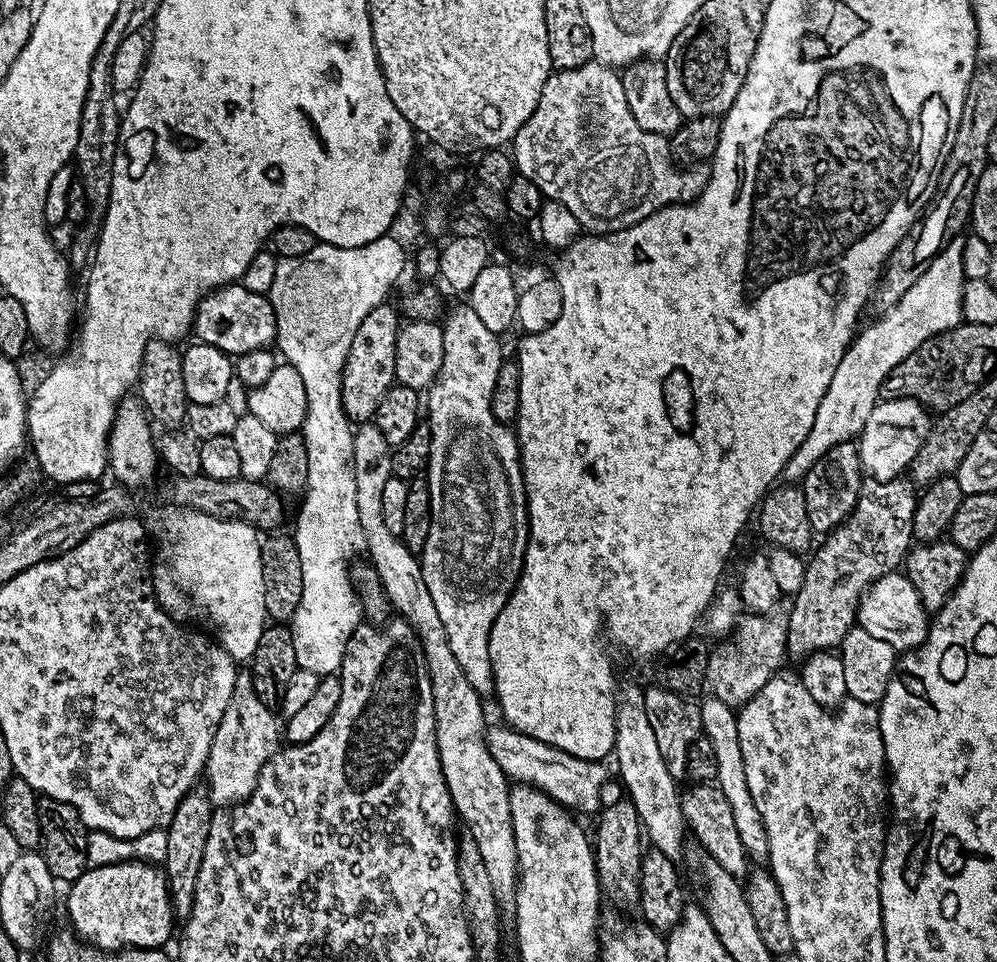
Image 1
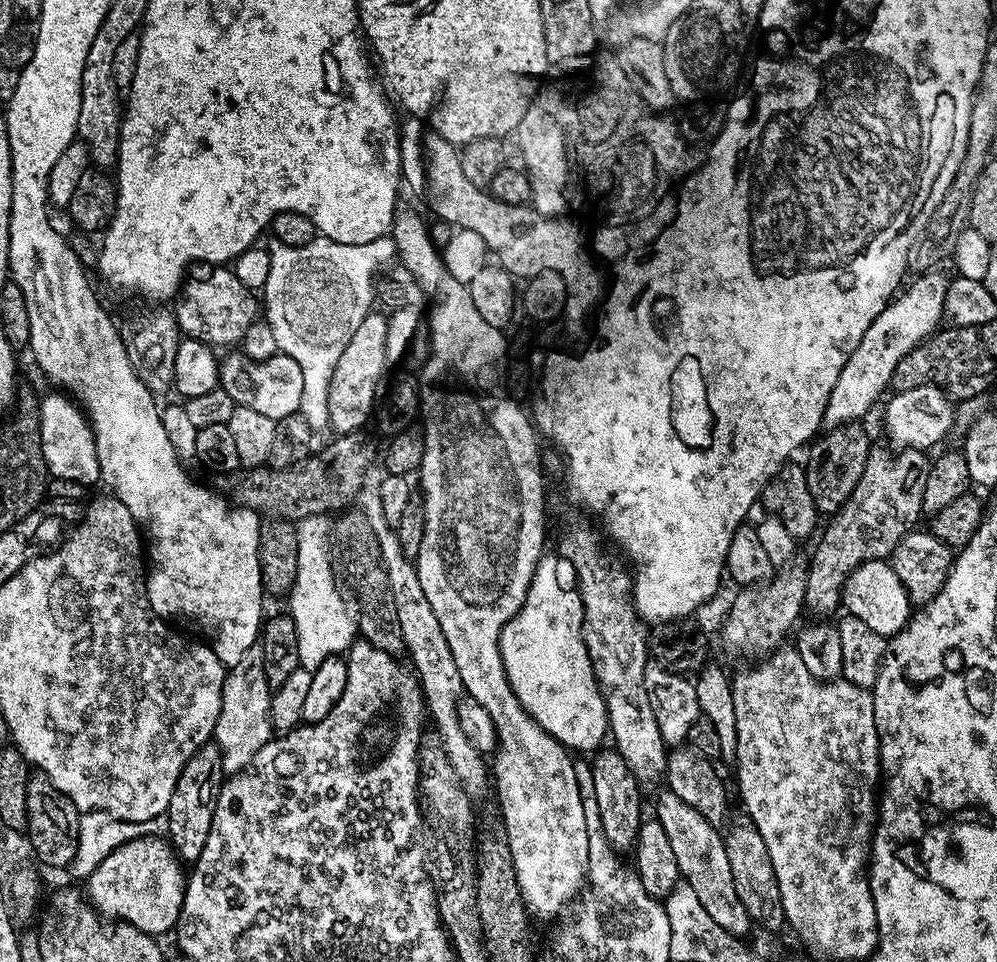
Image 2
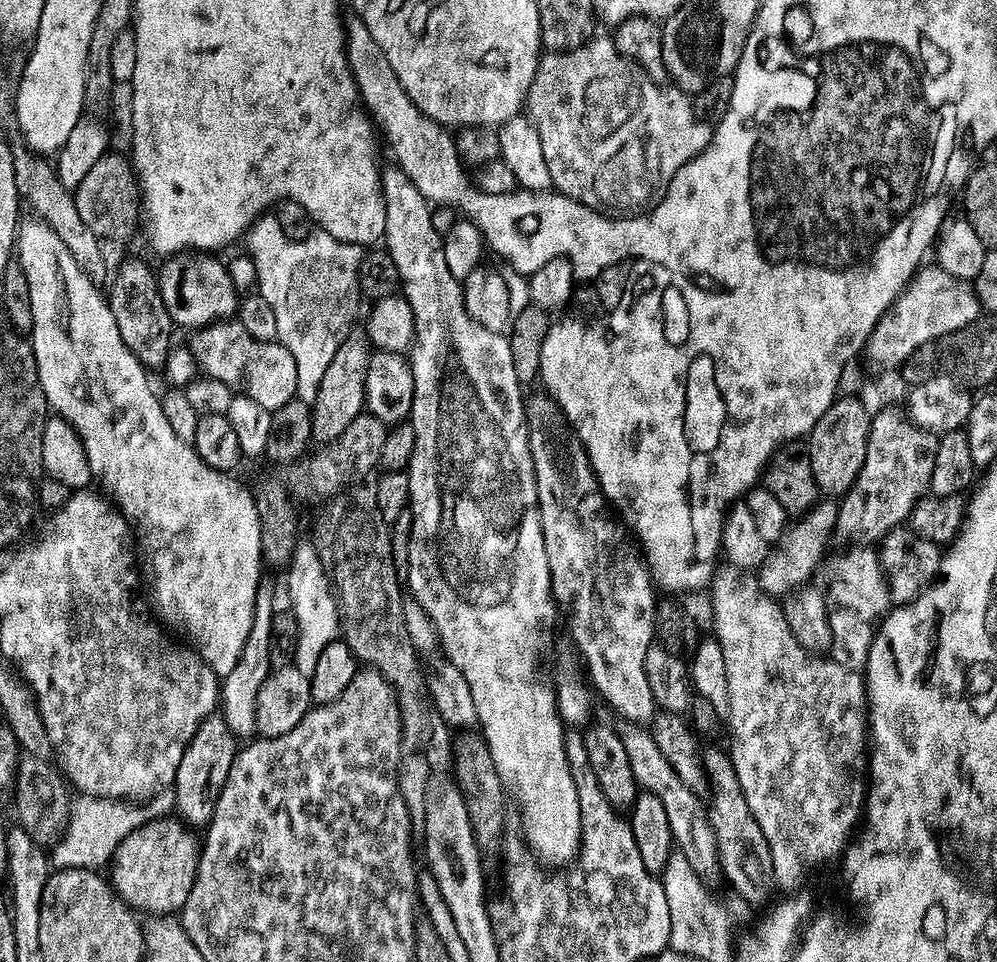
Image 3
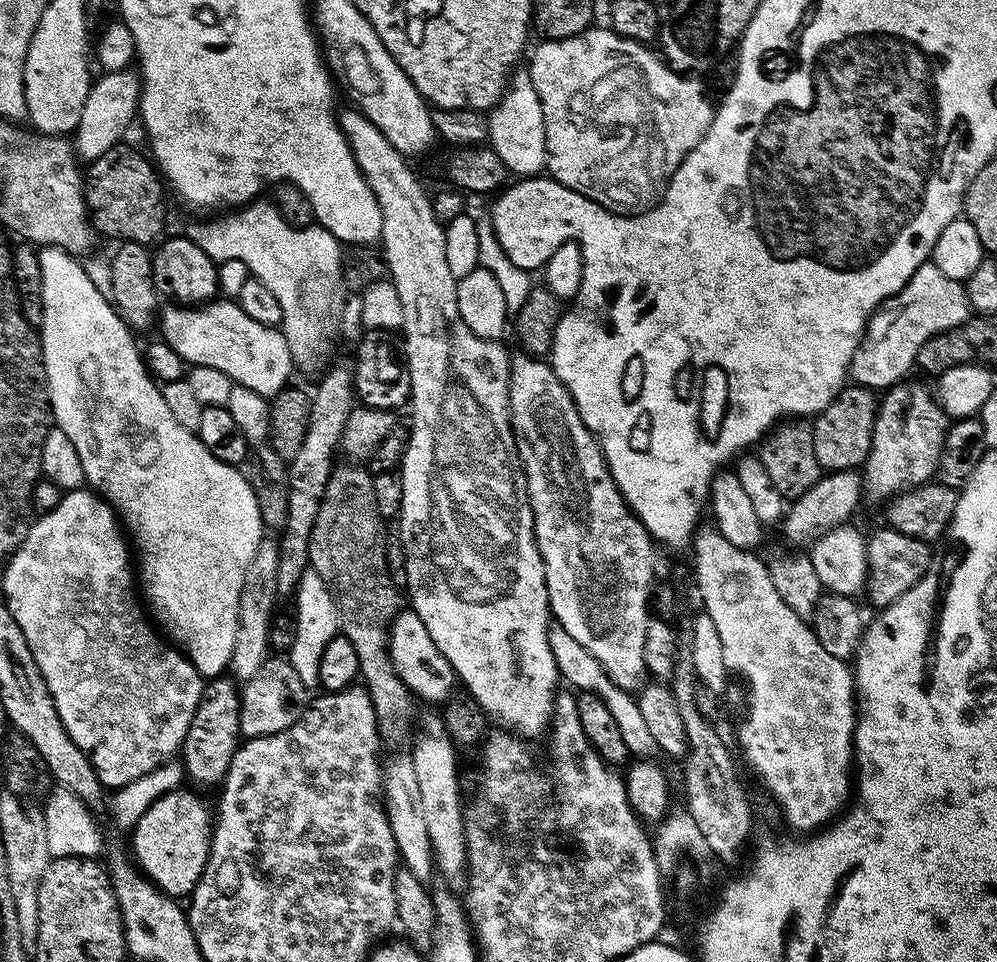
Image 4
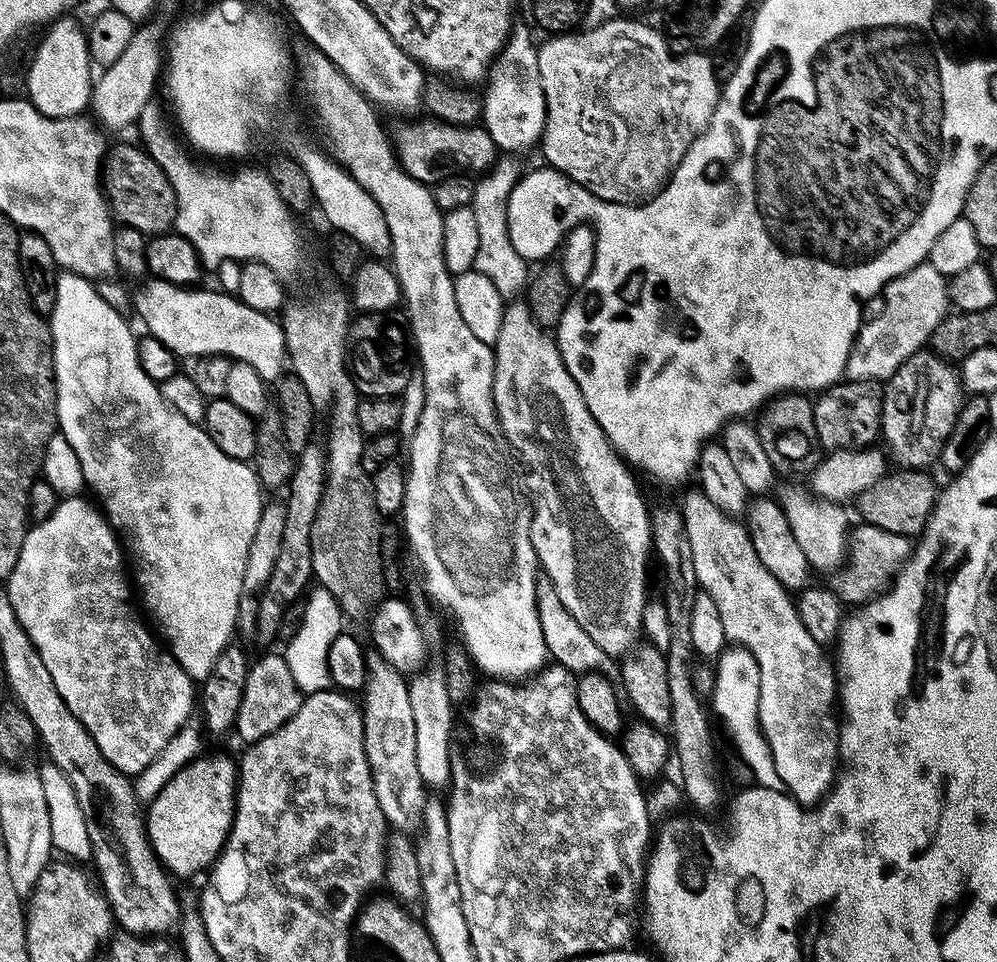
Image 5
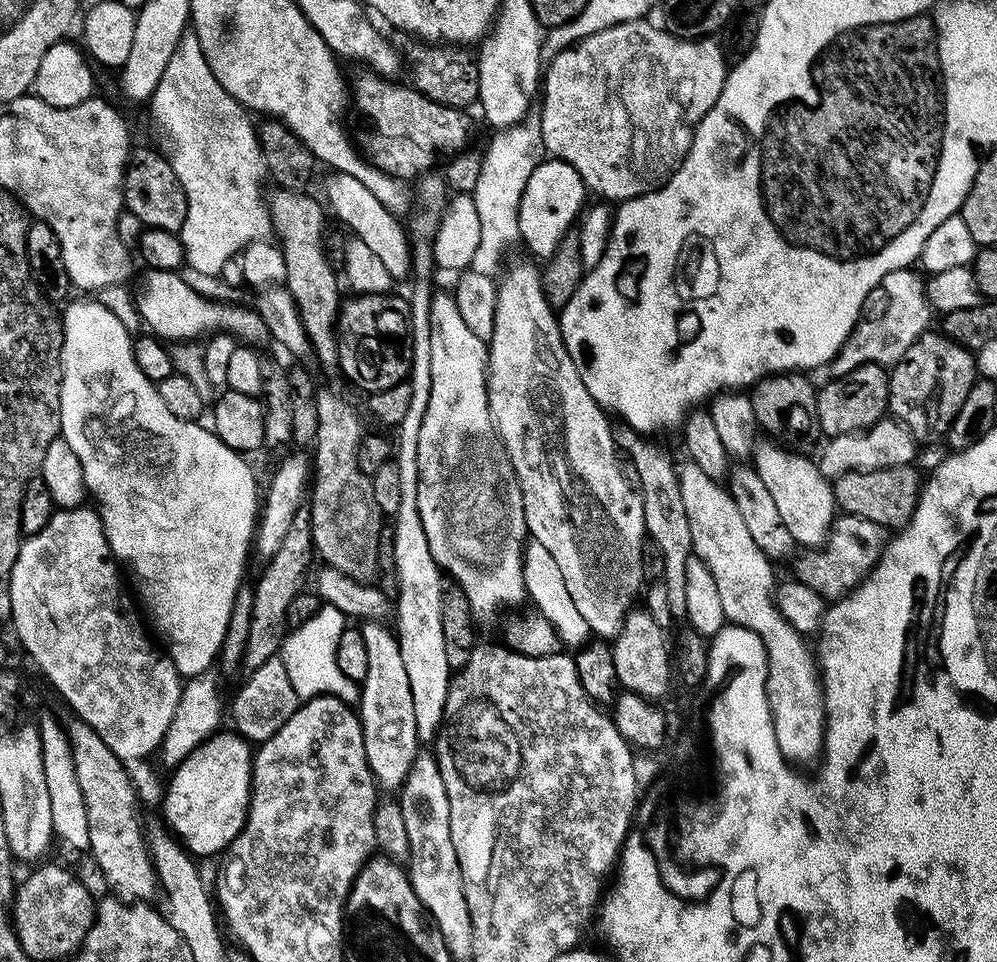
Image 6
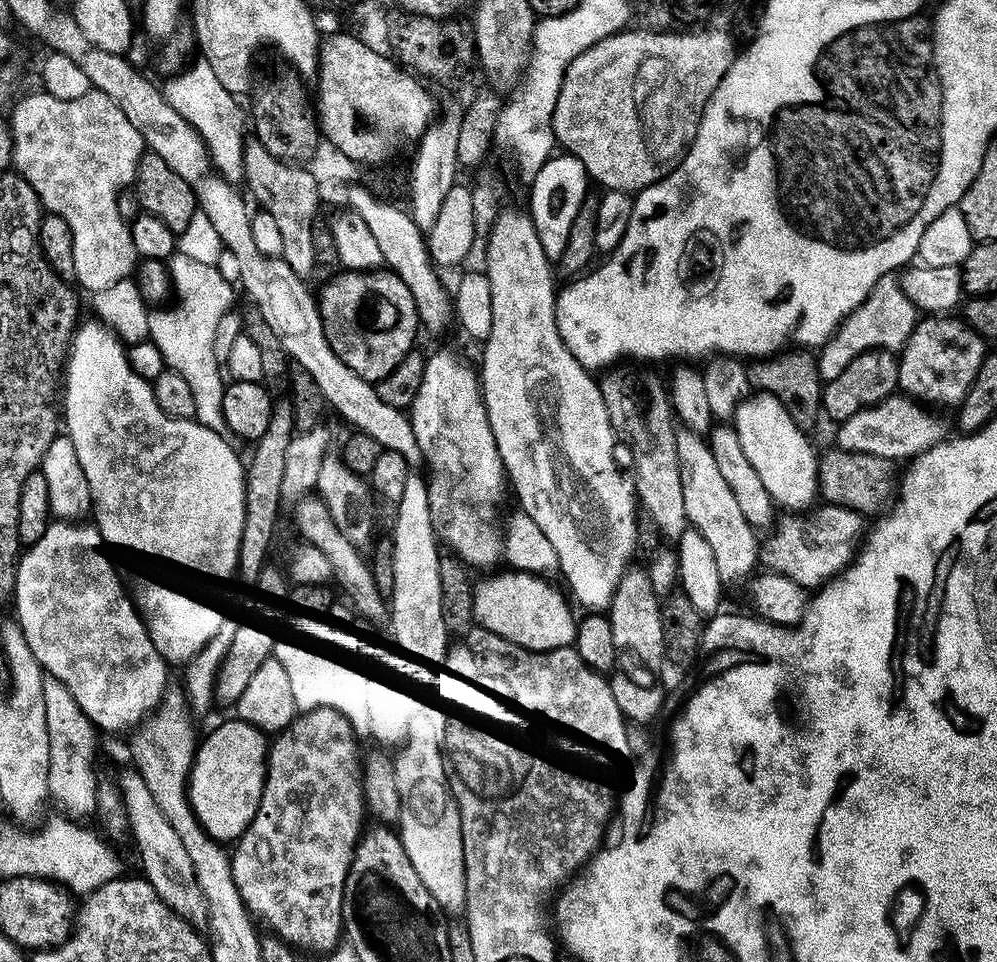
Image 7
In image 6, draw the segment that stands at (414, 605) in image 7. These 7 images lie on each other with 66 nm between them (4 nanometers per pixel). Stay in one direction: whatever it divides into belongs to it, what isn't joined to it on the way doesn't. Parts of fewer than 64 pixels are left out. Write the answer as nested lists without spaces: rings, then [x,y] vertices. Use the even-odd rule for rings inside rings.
[[[410,278],[412,290],[408,293],[411,310],[411,334],[409,353],[412,357],[408,383],[411,386],[409,409],[397,427],[395,462],[401,481],[401,505],[396,511],[394,527],[394,562],[397,570],[399,595],[394,601],[394,630],[399,644],[399,652],[410,681],[410,692],[414,704],[418,739],[421,743],[431,743],[443,724],[444,708],[452,679],[452,669],[445,655],[444,635],[441,623],[441,598],[444,591],[442,570],[430,554],[426,532],[418,513],[418,434],[421,433],[422,418],[429,405],[430,388],[433,386],[430,374],[430,306],[435,295],[436,278]]]

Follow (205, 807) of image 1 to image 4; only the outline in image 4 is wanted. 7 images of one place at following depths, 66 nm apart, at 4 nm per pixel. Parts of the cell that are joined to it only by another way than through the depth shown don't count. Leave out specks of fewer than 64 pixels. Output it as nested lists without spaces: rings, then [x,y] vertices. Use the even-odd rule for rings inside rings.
[[[231,675],[211,677],[204,685],[204,693],[198,702],[198,710],[194,710],[194,718],[190,718],[190,730],[186,730],[186,738],[182,749],[182,763],[187,779],[196,784],[216,784],[223,781],[228,773],[230,762],[236,749],[242,743],[240,734],[240,693],[241,685]]]

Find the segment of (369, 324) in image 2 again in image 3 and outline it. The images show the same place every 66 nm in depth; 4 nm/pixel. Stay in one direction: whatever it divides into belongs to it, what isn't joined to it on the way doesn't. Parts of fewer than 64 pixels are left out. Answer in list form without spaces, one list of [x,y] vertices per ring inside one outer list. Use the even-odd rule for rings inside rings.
[[[353,327],[348,337],[338,346],[330,366],[322,373],[322,382],[318,382],[318,394],[312,405],[312,439],[317,445],[327,446],[365,411],[364,395],[366,394],[366,366],[370,362],[374,349],[368,333],[363,327]]]

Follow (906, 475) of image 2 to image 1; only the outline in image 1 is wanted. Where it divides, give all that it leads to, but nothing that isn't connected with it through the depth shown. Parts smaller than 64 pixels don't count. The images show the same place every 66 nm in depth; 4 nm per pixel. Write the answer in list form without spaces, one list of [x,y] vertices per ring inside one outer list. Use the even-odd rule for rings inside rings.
[[[865,479],[860,486],[858,502],[847,520],[832,532],[823,537],[824,540],[815,549],[816,556],[809,555],[805,563],[805,581],[802,588],[791,601],[792,612],[788,617],[788,650],[787,655],[803,661],[805,656],[815,652],[826,652],[839,649],[846,634],[857,623],[856,608],[860,598],[869,586],[878,578],[897,571],[903,565],[909,548],[913,547],[912,519],[918,499],[918,492],[911,483],[885,482],[883,480]]]

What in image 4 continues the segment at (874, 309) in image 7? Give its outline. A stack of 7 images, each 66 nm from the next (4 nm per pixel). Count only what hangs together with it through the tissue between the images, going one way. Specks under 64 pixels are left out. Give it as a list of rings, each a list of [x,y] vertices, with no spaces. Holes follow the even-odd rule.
[[[925,262],[914,270],[902,290],[884,301],[873,312],[864,337],[852,355],[850,376],[859,387],[887,390],[901,383],[908,371],[913,371],[918,350],[930,338],[958,326],[970,315],[967,287],[954,278],[946,278],[938,266]]]

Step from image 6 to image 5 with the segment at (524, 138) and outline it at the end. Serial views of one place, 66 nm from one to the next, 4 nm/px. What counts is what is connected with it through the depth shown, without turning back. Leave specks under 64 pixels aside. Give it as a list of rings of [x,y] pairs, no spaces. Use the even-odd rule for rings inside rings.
[[[497,159],[496,163],[475,181],[470,205],[474,210],[474,219],[478,222],[478,254],[474,265],[475,271],[486,274],[486,278],[494,282],[498,294],[502,294],[505,302],[515,301],[519,297],[516,295],[519,292],[521,295],[528,288],[530,281],[529,261],[523,260],[518,250],[514,250],[514,242],[510,242],[508,229],[508,199],[522,175],[522,168],[512,160],[515,159]]]

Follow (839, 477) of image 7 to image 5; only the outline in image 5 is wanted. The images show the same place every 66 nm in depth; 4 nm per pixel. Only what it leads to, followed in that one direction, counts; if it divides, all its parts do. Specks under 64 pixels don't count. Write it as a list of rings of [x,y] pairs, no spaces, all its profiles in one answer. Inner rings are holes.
[[[892,470],[878,482],[871,484],[865,492],[855,497],[854,505],[860,511],[859,519],[870,526],[890,530],[890,534],[902,534],[916,538],[924,531],[936,505],[938,487],[924,470]]]

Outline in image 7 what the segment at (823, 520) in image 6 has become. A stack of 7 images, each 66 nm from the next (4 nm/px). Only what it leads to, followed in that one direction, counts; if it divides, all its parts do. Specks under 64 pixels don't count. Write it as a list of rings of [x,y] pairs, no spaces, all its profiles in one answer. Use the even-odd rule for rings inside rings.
[[[757,391],[749,395],[736,408],[734,429],[738,442],[742,442],[742,451],[750,466],[758,470],[758,478],[765,484],[772,501],[784,510],[811,509],[812,499],[818,496],[818,452],[808,441],[809,433],[790,418],[782,402],[768,392]]]

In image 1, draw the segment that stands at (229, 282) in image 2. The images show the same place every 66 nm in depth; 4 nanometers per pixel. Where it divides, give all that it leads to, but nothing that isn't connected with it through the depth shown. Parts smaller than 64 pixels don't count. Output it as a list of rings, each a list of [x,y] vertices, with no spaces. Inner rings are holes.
[[[242,282],[225,284],[207,298],[200,301],[196,309],[194,336],[201,344],[209,344],[237,358],[248,351],[271,349],[276,343],[276,319],[267,295],[246,290]]]

